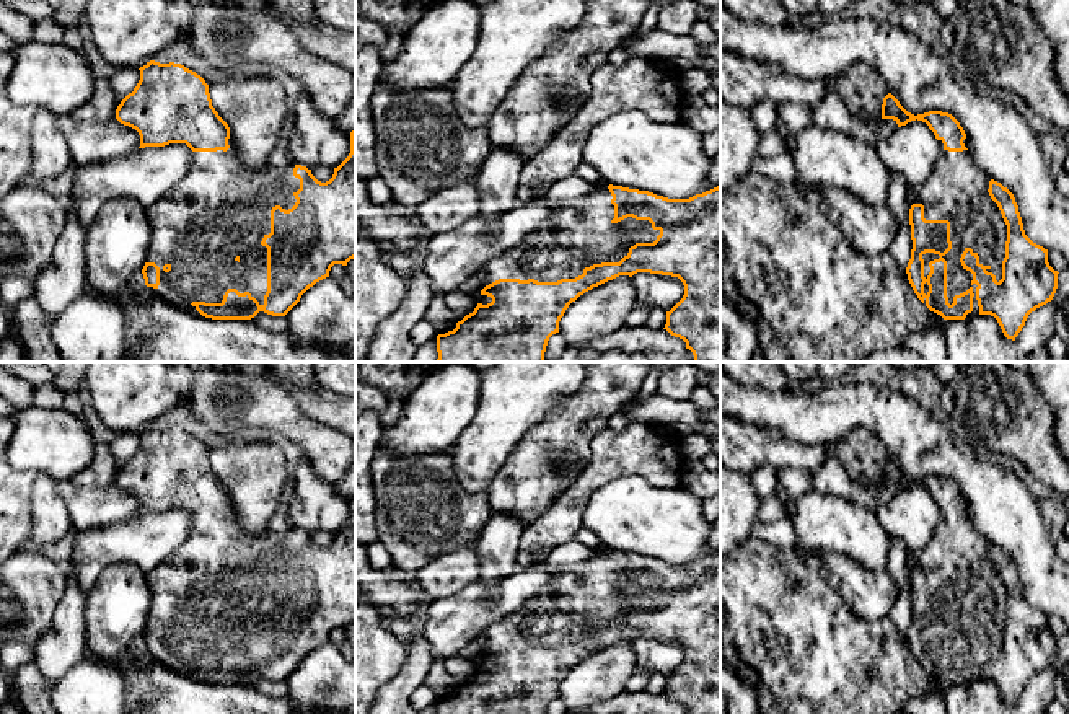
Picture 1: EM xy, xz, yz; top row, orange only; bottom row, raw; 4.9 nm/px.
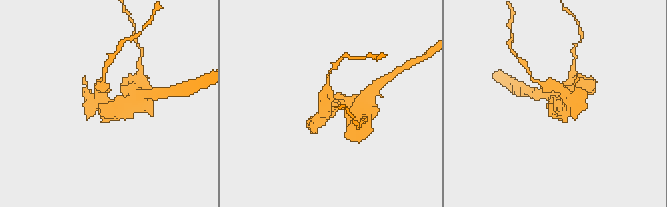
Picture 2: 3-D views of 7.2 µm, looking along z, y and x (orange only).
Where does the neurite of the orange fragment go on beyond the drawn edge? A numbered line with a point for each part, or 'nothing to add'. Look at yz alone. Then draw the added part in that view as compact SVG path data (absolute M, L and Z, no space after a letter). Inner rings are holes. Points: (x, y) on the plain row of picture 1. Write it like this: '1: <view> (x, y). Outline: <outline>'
1: yz (957, 556). Outline: M940 509L940 523L934 533L932 541L919 553L914 569L924 571L926 585L948 585L950 587L950 606L952 615L942 621L947 626L947 662L948 668L953 668L953 662L973 654L973 677L966 683L979 680L979 672L976 665L976 649L973 649L973 639L966 636L960 623L966 613L971 613L973 618L979 621L979 629L986 631L988 637L996 641L999 647L1002 644L1002 626L1005 623L1005 606L1007 606L1007 590L1002 584L1002 579L997 569L991 564L988 554L991 541L983 538L971 518L963 517L948 517Z

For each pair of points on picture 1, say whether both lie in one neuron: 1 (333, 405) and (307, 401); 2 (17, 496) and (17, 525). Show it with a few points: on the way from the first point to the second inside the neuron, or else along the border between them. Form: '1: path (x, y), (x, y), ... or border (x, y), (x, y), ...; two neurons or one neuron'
1: path (326, 405), (313, 403); one neuron
2: path (17, 502), (17, 519); one neuron

